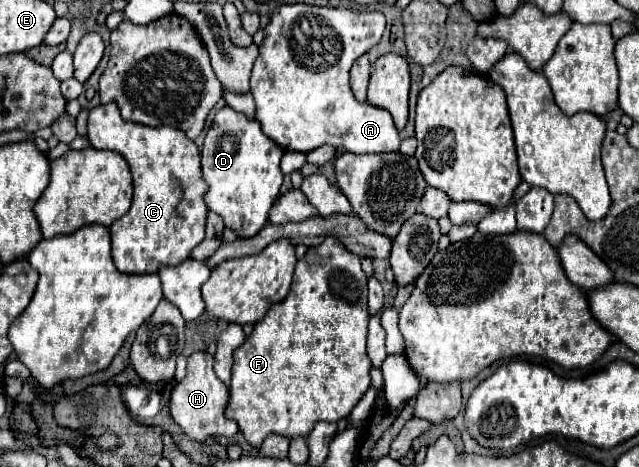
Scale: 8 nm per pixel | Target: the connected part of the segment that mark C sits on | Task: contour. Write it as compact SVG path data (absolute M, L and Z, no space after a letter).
M107 103L91 109L89 113L89 143L95 149L111 149L125 157L131 167L133 180L133 198L131 209L117 219L109 231L113 241L113 261L121 273L137 275L137 273L157 273L159 265L179 265L189 259L193 247L205 237L205 217L207 205L203 195L207 193L207 185L201 177L201 157L197 145L185 137L185 133L173 127L145 127L133 121L125 121L117 109L117 105Z

